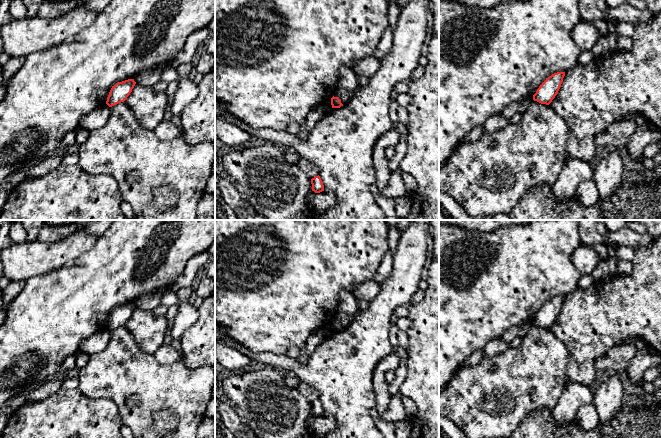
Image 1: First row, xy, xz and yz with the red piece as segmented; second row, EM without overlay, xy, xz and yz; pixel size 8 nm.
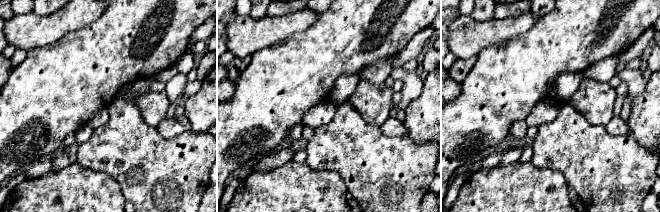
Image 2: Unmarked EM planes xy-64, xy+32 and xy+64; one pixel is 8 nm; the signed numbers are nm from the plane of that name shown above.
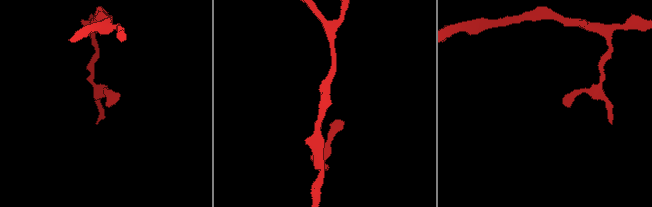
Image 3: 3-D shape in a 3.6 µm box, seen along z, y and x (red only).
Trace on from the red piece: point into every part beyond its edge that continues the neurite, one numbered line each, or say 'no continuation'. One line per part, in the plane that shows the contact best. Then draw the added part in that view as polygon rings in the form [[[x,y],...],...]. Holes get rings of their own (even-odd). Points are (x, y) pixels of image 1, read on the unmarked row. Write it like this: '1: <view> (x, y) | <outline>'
no continuation

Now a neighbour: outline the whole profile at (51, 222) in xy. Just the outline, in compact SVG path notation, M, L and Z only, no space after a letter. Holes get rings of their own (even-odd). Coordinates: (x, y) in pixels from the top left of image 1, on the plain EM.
M43 220L44 223L49 225L79 225L85 226L97 220Z

